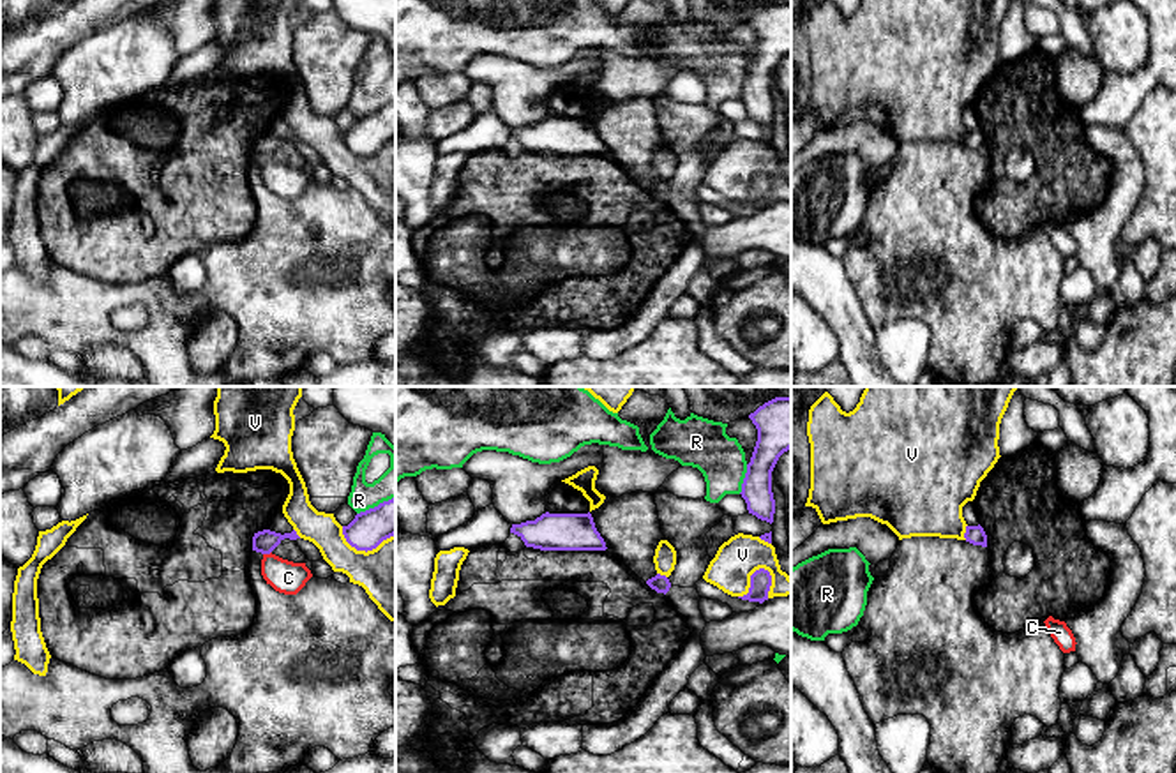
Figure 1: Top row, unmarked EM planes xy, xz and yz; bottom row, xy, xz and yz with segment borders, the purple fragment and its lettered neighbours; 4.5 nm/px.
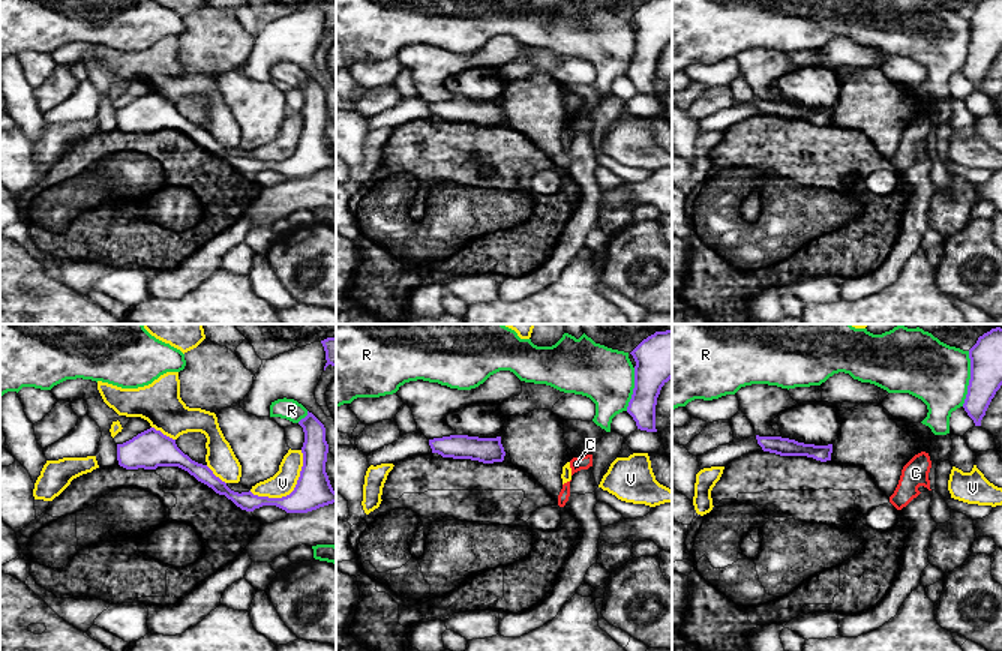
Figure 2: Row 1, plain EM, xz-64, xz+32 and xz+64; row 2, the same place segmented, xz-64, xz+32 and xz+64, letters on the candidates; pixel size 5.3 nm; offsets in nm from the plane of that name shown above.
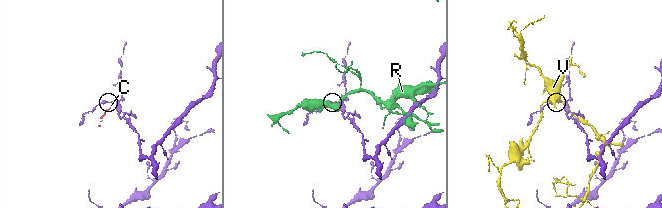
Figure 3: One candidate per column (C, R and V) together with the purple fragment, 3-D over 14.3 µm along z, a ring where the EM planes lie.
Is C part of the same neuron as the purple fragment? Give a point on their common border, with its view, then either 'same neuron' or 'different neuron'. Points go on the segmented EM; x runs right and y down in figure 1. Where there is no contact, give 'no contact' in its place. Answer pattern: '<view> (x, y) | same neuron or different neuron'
xy (267, 553) | different neuron

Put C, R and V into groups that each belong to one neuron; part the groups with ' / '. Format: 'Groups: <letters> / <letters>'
Groups: C / R / V

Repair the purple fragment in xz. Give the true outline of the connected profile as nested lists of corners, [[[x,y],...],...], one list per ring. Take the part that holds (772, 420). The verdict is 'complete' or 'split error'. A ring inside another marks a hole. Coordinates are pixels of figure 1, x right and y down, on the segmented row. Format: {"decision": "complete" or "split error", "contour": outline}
{"decision": "complete", "contour": [[[775,397],[749,418],[758,429],[758,441],[740,494],[749,514],[772,524],[775,514],[772,471],[779,457],[791,448],[791,397]]]}

